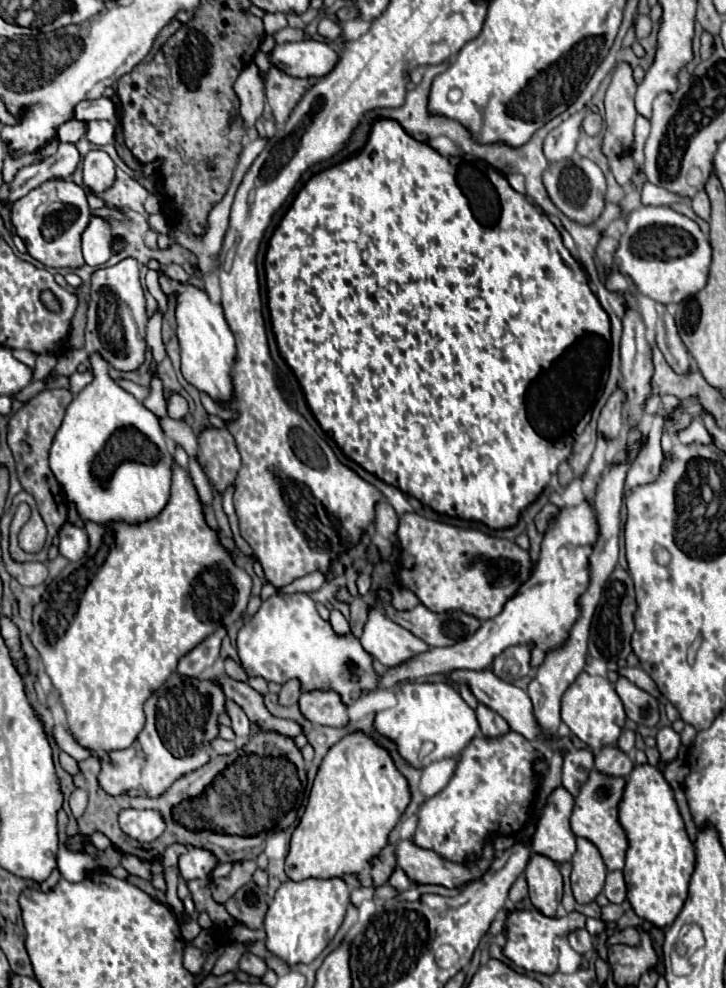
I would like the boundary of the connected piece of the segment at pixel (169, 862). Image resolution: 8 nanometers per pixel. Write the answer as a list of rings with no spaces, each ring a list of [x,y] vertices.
[[[177,843],[171,845],[171,847],[163,853],[163,857],[161,857],[163,863],[165,863],[165,867],[175,867],[175,865],[177,865],[177,857],[179,857],[183,851],[185,851],[183,845],[177,845]]]

